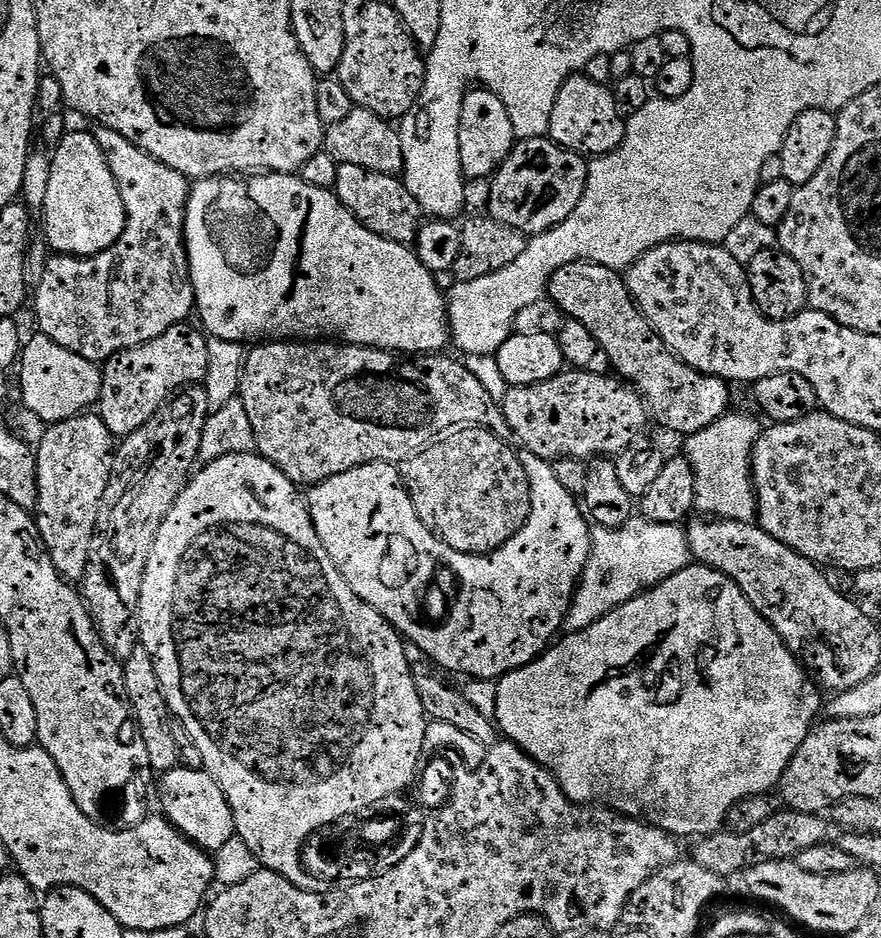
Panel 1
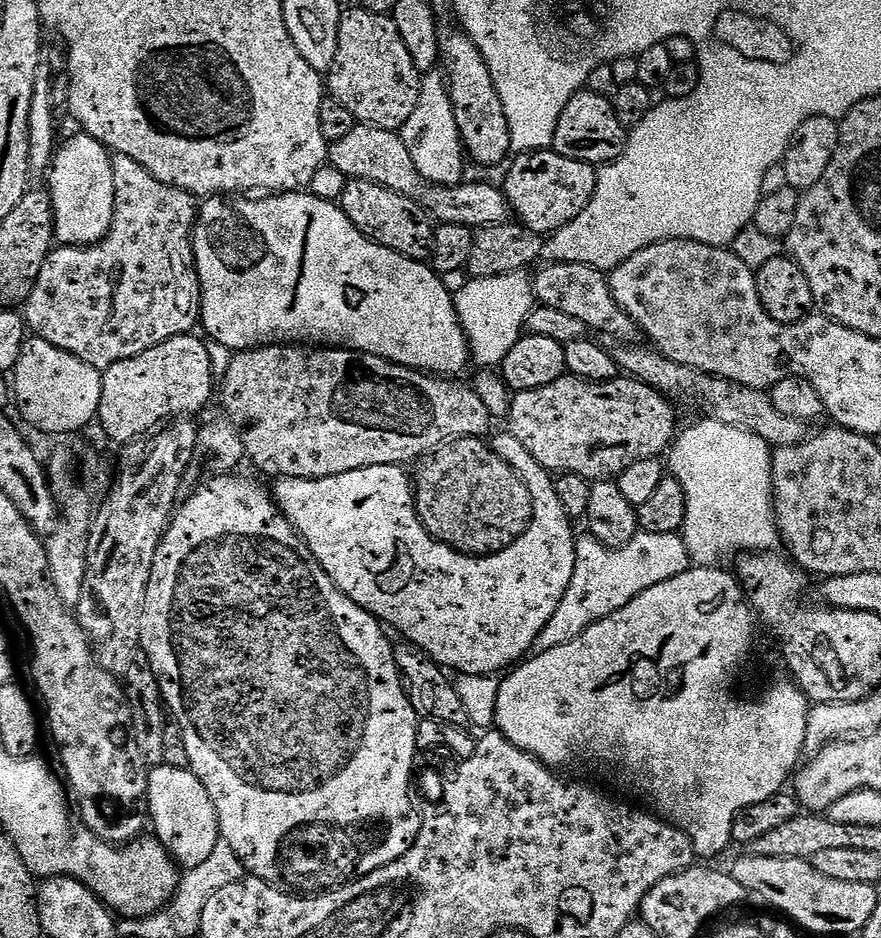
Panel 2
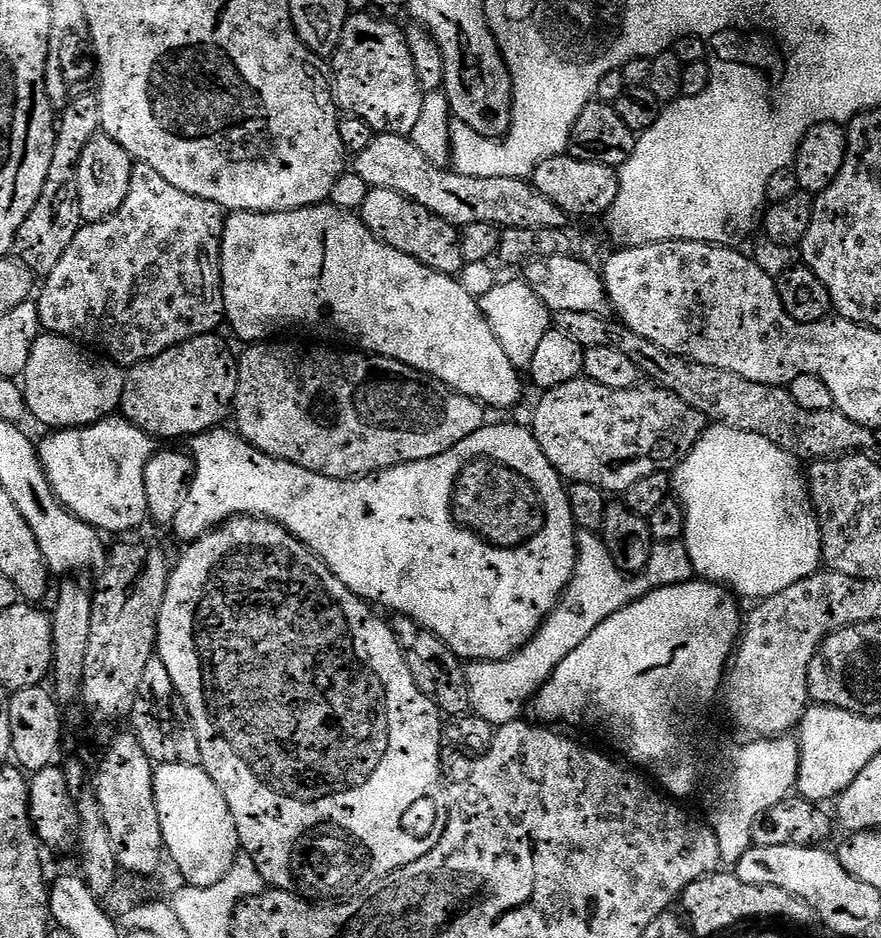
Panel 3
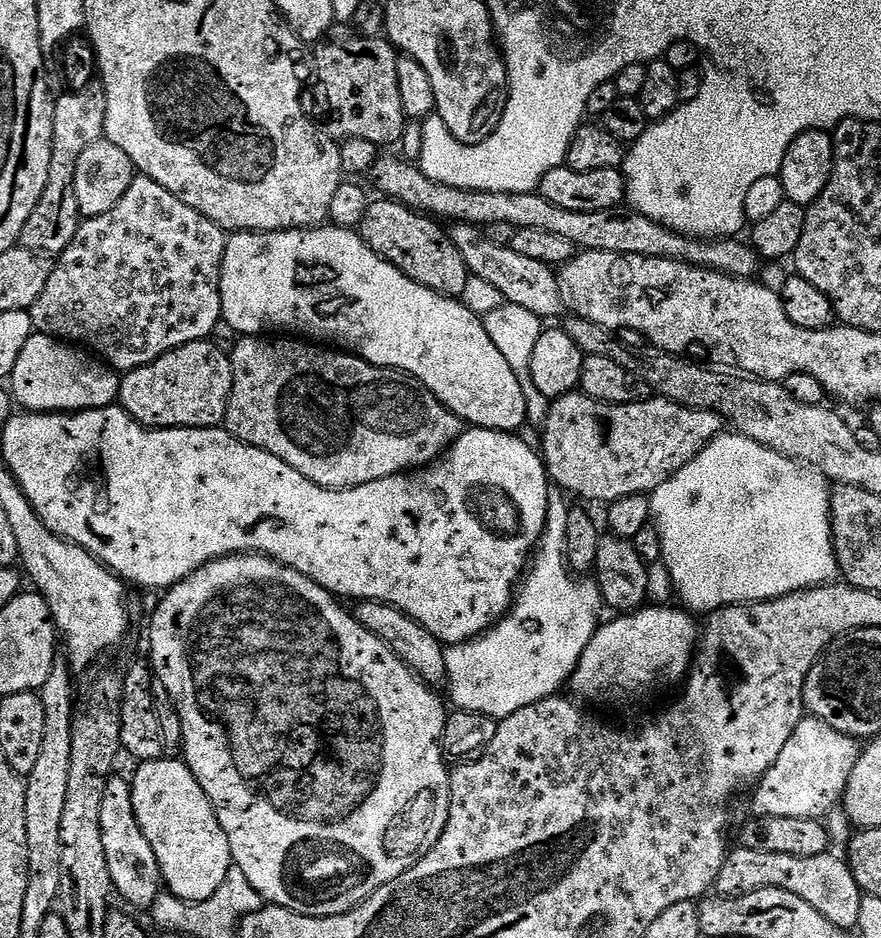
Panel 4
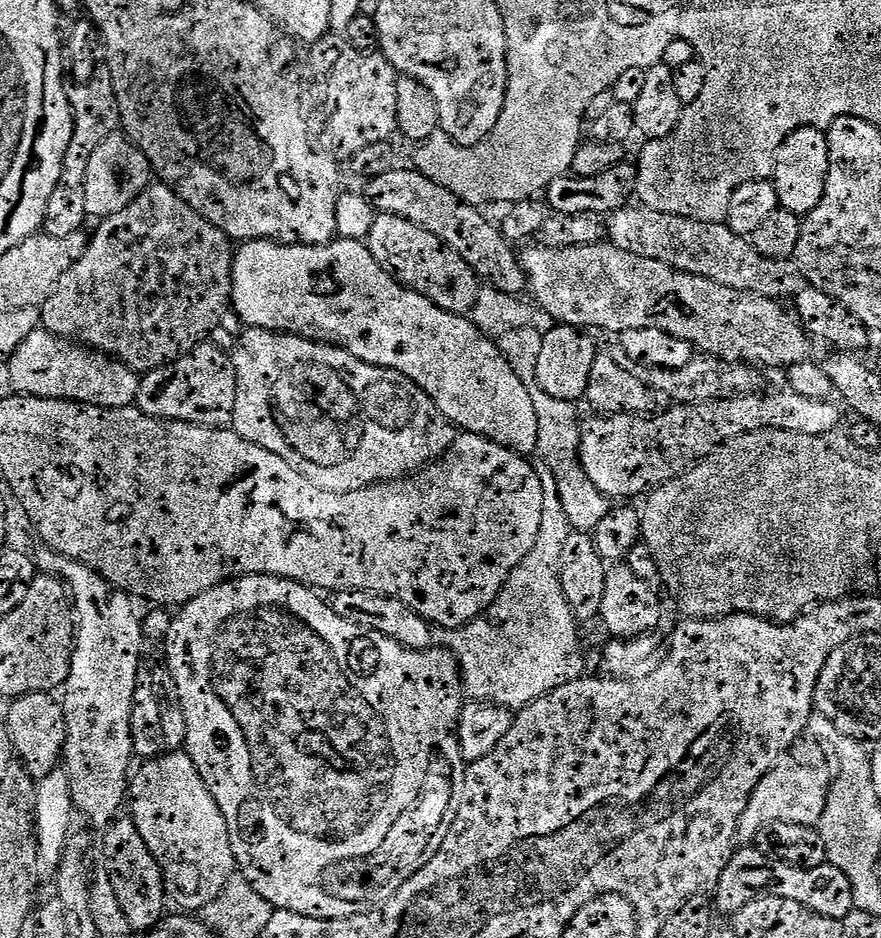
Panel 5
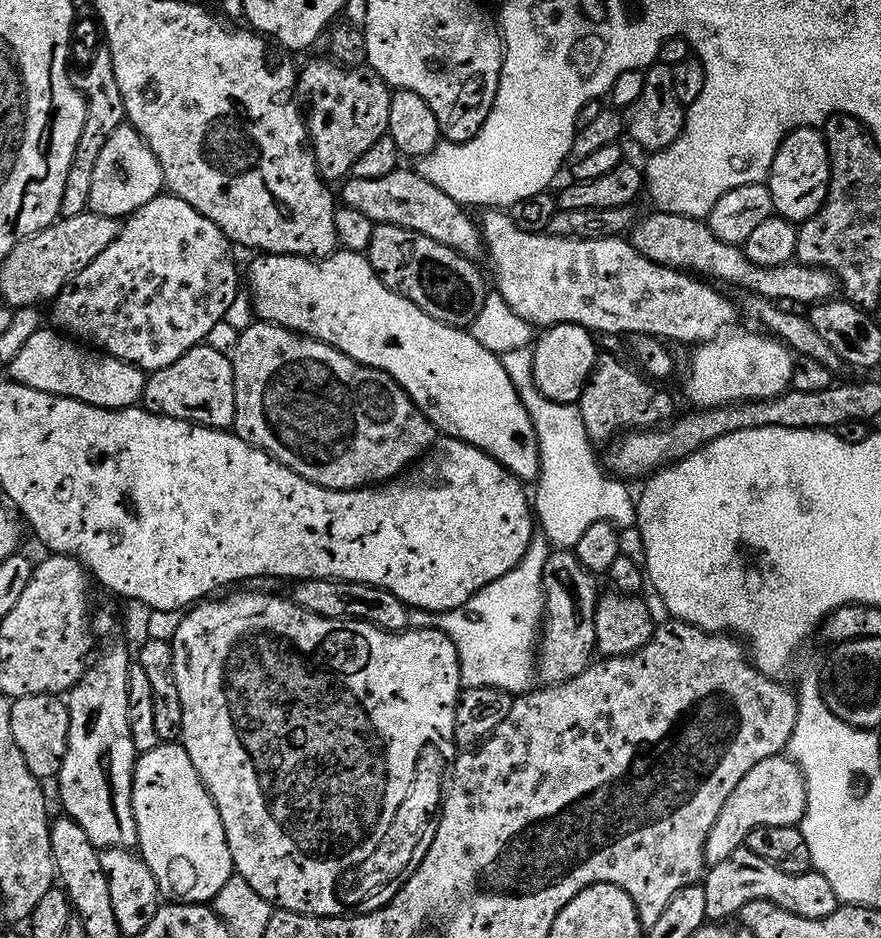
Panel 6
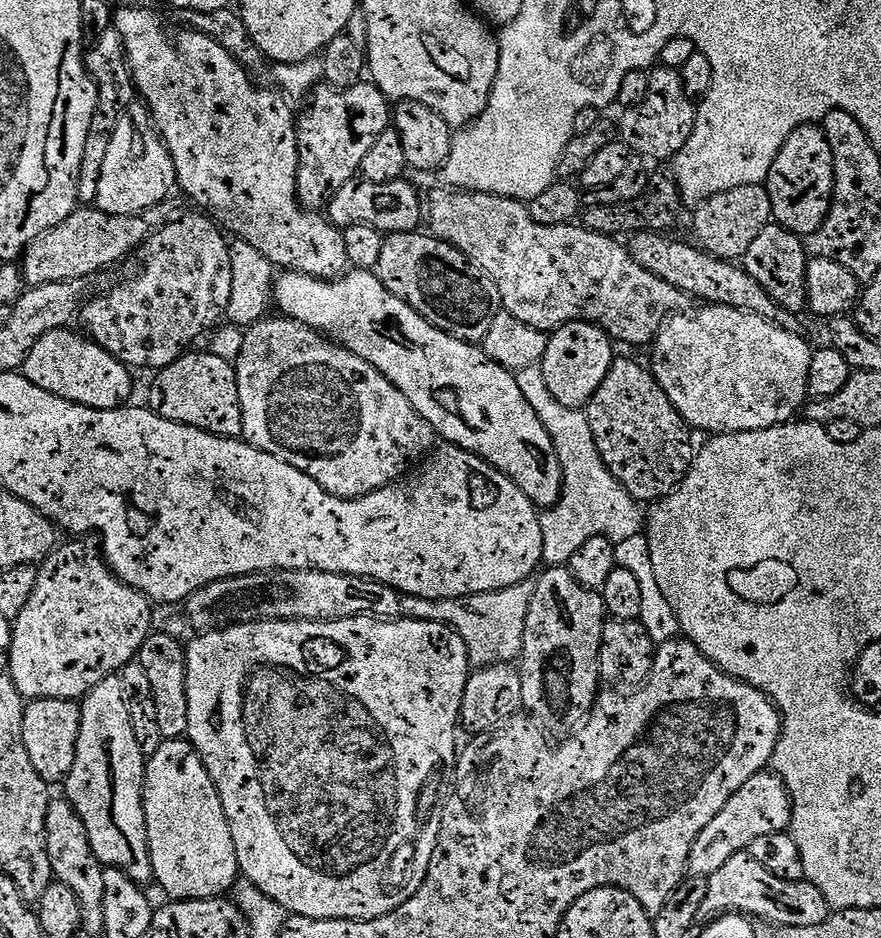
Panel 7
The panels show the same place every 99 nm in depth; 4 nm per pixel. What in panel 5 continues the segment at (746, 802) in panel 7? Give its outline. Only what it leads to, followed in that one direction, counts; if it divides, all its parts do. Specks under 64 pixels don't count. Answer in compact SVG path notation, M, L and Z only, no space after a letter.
M797 741L797 744L764 775L762 782L758 782L738 822L736 839L741 845L751 845L755 841L758 830L770 822L794 822L802 826L819 825L828 805L828 793L834 779L834 768L830 763L829 753L827 756L816 743L806 741Z

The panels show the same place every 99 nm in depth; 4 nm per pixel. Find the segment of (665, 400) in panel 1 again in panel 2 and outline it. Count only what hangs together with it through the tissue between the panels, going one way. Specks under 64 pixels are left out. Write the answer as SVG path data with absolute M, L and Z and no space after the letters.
M548 262L543 265L537 276L534 276L534 296L540 304L566 314L574 314L585 329L605 332L605 337L613 340L632 342L637 339L638 329L629 316L624 315L622 306L614 298L608 285L608 276L598 271L591 264L558 264Z

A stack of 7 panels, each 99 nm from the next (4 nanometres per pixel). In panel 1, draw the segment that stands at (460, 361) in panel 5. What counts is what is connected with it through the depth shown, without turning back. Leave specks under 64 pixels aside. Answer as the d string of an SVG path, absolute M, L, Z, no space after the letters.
M265 172L263 174L252 174L247 178L237 178L235 175L229 174L226 176L212 176L208 180L195 181L188 193L184 245L188 247L188 265L192 275L192 285L196 291L195 311L198 313L198 316L200 312L201 322L199 321L199 323L209 337L217 340L235 340L237 342L249 342L248 340L256 340L252 342L339 342L342 344L357 344L359 348L378 348L382 352L391 352L393 354L440 354L447 349L444 347L449 347L450 329L448 327L448 305L445 293L442 291L437 277L422 264L415 251L409 245L390 242L386 238L374 234L365 224L358 222L358 218L354 218L354 214L350 210L346 210L346 206L336 197L335 191L310 185L301 179L299 175L287 172Z

